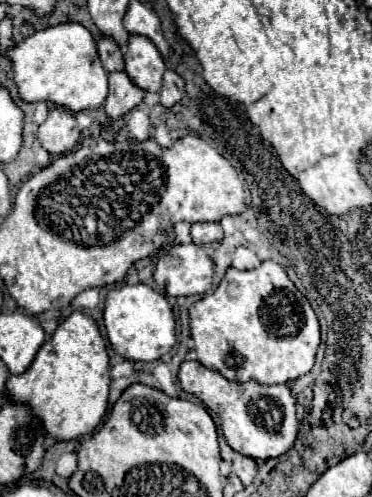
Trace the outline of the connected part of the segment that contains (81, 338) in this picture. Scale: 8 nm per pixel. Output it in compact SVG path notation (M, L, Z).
M73 312L59 324L53 336L39 348L31 366L19 376L9 376L5 384L15 402L27 402L39 414L47 434L55 440L71 440L93 432L107 412L109 386L107 344L97 322L83 312Z

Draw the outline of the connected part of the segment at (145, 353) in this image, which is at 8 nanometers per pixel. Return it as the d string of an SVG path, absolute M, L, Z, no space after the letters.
M123 284L119 288L113 288L107 292L105 298L105 328L107 338L117 354L121 354L127 360L141 360L151 362L167 354L177 338L175 338L175 318L173 308L169 306L167 298L153 290L147 284Z

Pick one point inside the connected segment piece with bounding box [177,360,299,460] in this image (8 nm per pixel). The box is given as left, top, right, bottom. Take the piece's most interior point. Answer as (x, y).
(258, 420)

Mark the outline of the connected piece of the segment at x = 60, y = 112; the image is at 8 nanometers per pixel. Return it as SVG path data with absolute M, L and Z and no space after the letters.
M51 108L47 120L39 126L37 138L41 146L49 154L65 154L69 152L81 136L77 120L71 110L65 108Z

